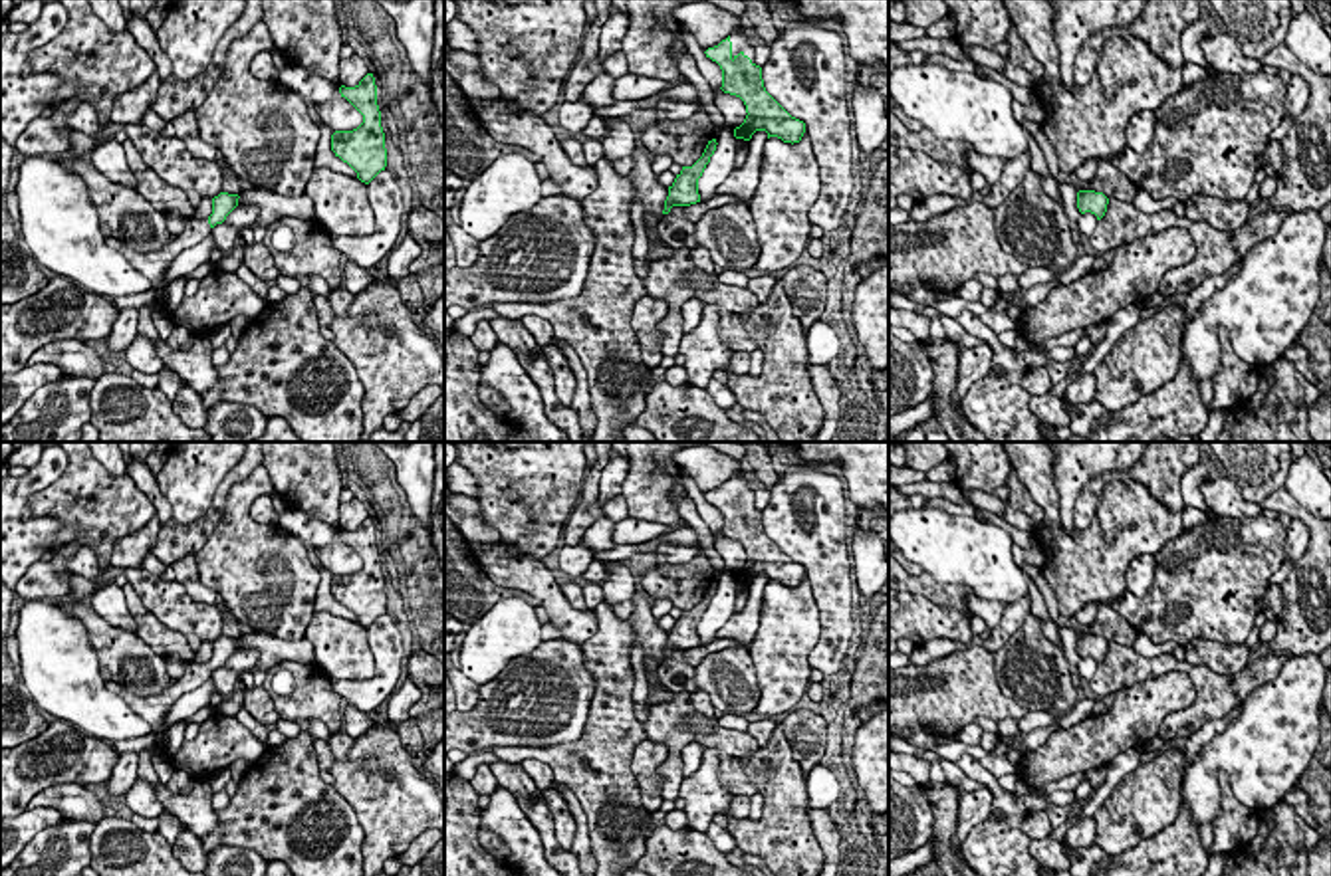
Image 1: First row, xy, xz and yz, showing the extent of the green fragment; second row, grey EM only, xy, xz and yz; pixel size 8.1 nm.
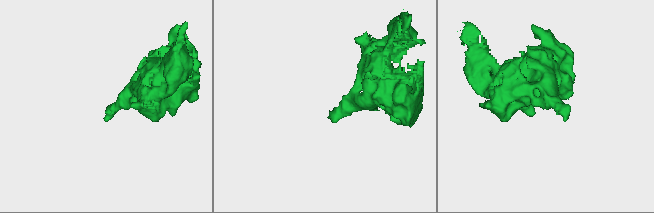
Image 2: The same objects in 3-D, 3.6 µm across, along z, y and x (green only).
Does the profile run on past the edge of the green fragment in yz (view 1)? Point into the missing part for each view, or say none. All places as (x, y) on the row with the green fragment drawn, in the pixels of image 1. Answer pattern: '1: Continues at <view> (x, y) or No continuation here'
1: No continuation here

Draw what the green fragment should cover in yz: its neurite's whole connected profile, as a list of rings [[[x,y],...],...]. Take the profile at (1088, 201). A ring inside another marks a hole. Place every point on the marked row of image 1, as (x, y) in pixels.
[[[1079,190],[1077,192],[1077,208],[1081,214],[1091,212],[1101,220],[1107,212],[1109,198],[1103,192],[1095,190]]]

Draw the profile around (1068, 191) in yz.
[[[1059,182],[1059,192],[1063,198],[1065,214],[1069,218],[1071,238],[1075,244],[1081,244],[1083,236],[1081,236],[1079,226],[1077,226],[1077,220],[1081,216],[1081,212],[1077,208],[1077,192],[1079,190],[1071,182]]]

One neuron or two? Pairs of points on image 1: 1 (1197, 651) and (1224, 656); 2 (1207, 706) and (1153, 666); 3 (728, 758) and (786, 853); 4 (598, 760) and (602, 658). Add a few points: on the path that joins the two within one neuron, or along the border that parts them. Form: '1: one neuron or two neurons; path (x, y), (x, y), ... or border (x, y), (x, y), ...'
1: one neuron; path (1203, 653), (1218, 656)
2: one neuron; path (1207, 688), (1191, 668), (1171, 664)
3: two neurons; border (756, 748), (742, 760), (742, 771), (758, 791)
4: one neuron; path (611, 734), (611, 684)

